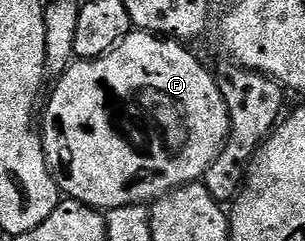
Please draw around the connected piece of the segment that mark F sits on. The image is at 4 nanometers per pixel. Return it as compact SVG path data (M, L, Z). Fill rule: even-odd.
M132 31L112 52L97 57L94 61L75 60L62 72L62 76L53 82L54 90L50 93L50 102L47 105L45 102L44 112L40 117L40 136L50 173L54 176L59 190L67 198L99 211L109 211L129 205L149 206L166 193L172 193L175 189L184 189L205 178L208 167L212 167L212 163L220 155L226 140L230 137L230 108L224 103L215 74L210 74L186 49L189 48L185 44L161 35Z

